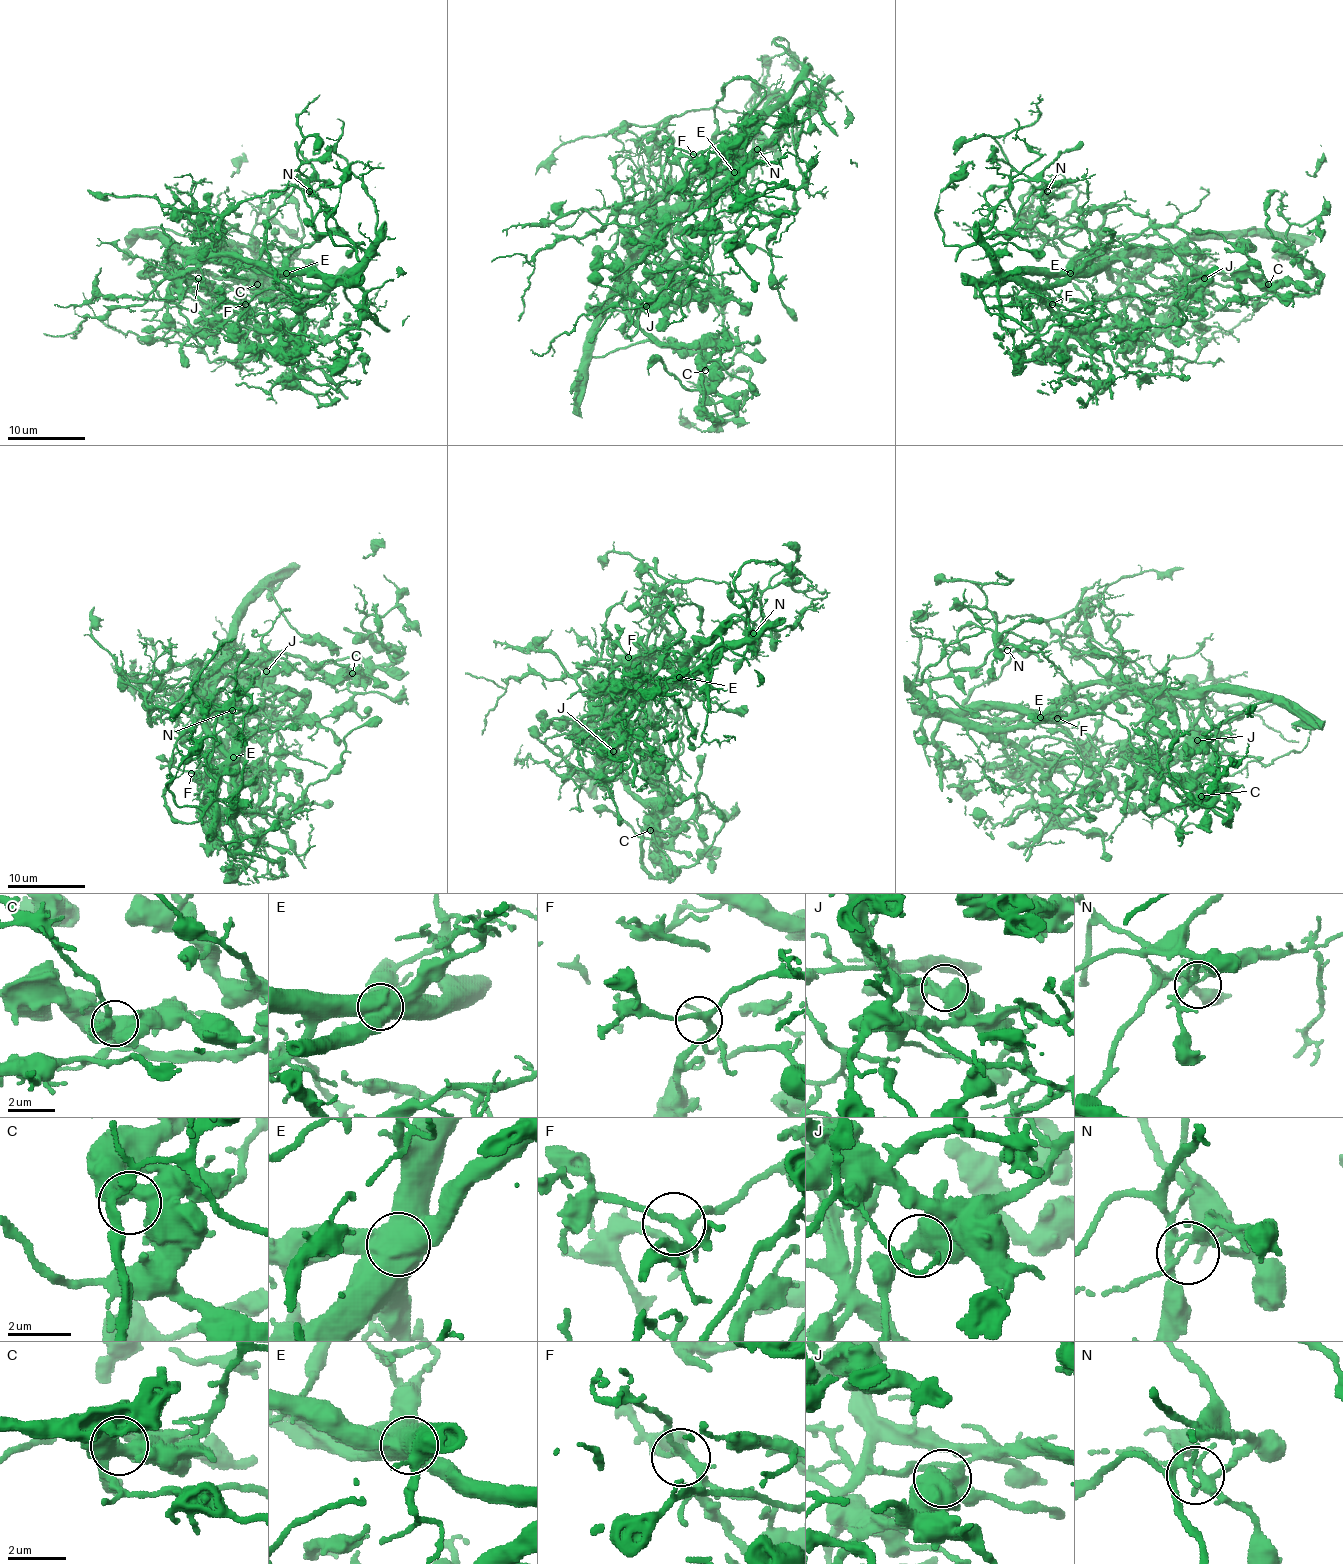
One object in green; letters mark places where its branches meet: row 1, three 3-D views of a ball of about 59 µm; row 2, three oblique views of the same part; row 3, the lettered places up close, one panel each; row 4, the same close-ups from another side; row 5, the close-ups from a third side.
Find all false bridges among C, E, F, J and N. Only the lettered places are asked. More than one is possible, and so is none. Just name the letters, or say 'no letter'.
E

